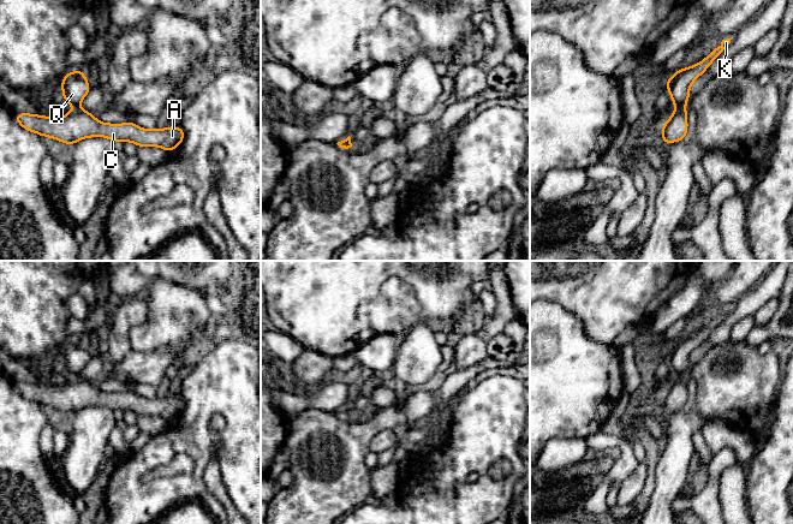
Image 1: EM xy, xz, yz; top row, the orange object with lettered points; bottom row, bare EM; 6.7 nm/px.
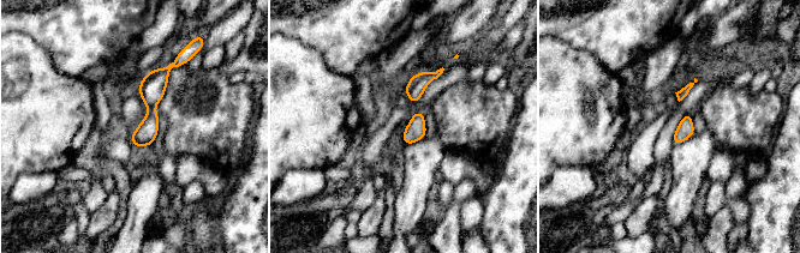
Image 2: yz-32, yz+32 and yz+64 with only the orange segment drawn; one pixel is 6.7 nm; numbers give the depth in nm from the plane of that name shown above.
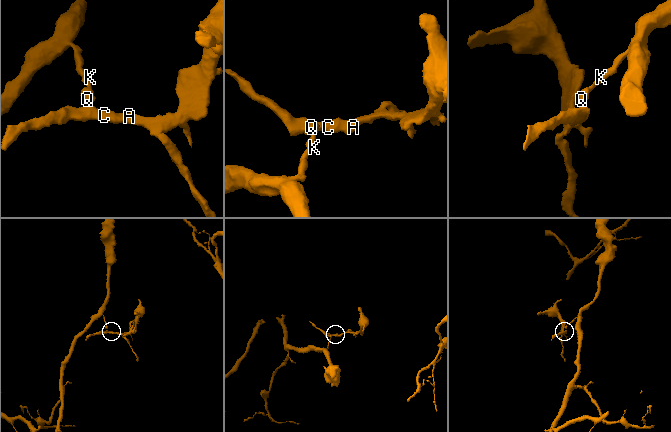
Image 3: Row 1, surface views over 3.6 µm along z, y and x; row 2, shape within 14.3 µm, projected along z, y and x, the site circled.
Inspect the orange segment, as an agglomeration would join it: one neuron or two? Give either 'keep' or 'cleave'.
cleave

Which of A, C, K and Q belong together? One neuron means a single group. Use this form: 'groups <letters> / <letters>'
groups A C / K Q

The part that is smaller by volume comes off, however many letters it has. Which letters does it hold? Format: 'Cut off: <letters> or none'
Cut off: A, C

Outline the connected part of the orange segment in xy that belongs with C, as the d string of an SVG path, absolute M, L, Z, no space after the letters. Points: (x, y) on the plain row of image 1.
M76 376L64 386L46 386L31 382L16 382L14 389L26 400L38 403L72 415L90 406L109 407L112 411L132 411L138 417L159 416L167 422L178 417L185 401L181 395L144 398L133 391L111 393L97 389L93 382Z

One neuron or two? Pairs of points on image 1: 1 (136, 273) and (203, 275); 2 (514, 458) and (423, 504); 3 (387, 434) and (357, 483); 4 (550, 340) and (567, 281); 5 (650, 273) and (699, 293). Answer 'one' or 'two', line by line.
1: one
2: one
3: two
4: two
5: two

